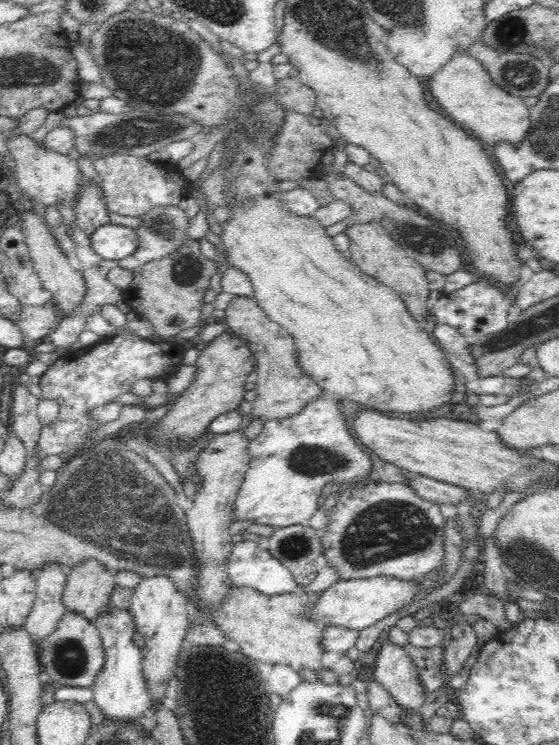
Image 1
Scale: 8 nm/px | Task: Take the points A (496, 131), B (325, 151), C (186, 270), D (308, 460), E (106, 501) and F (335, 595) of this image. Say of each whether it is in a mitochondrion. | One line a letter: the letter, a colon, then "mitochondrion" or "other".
A: other
B: other
C: mitochondrion
D: mitochondrion
E: mitochondrion
F: other

